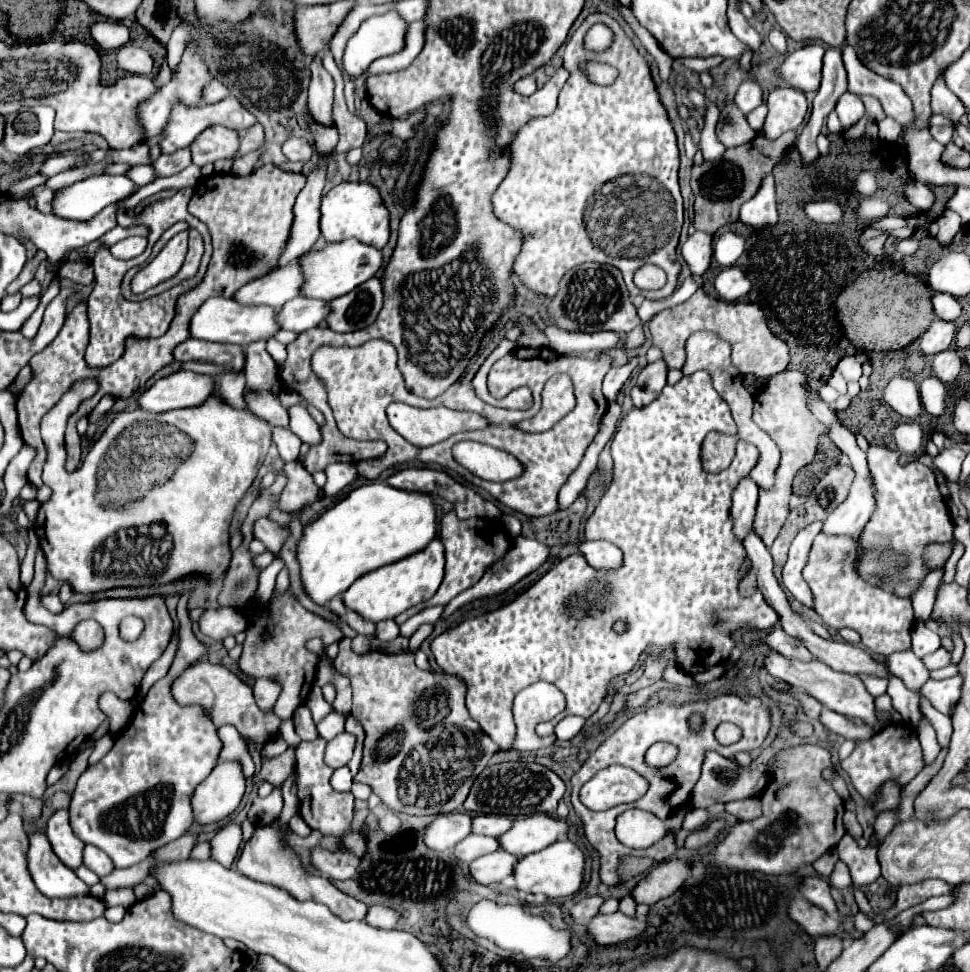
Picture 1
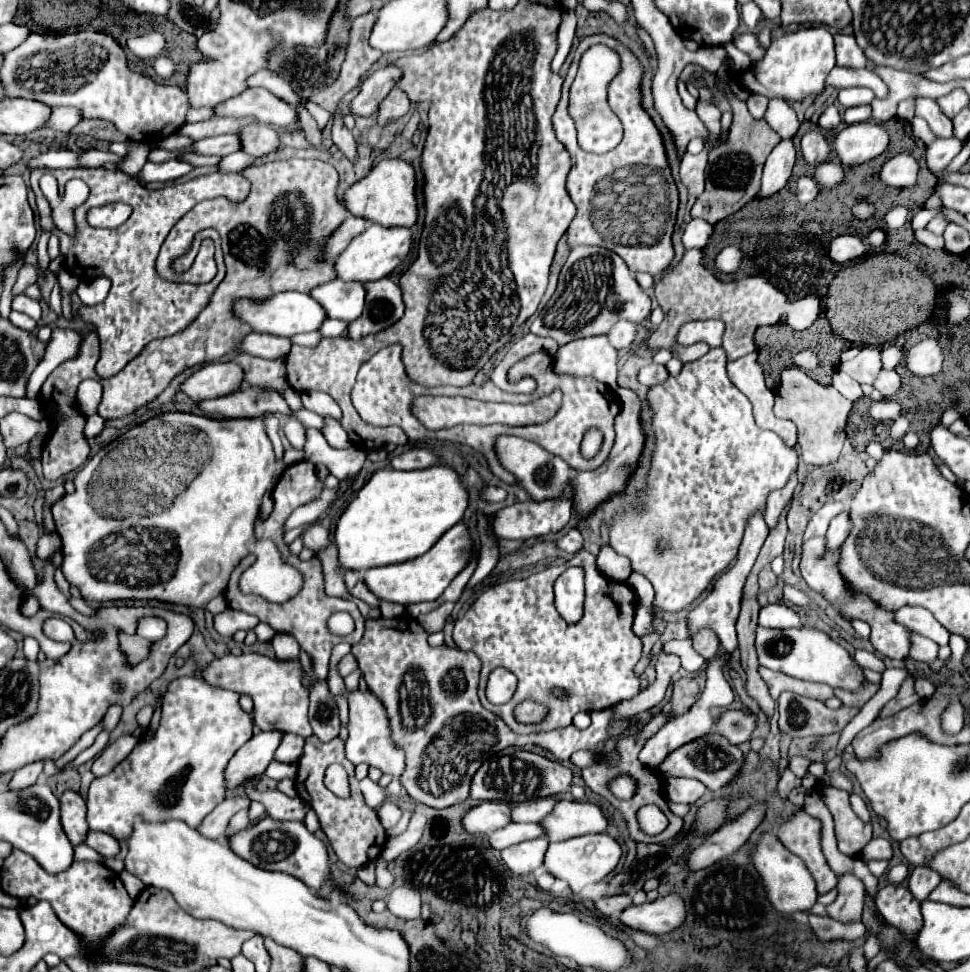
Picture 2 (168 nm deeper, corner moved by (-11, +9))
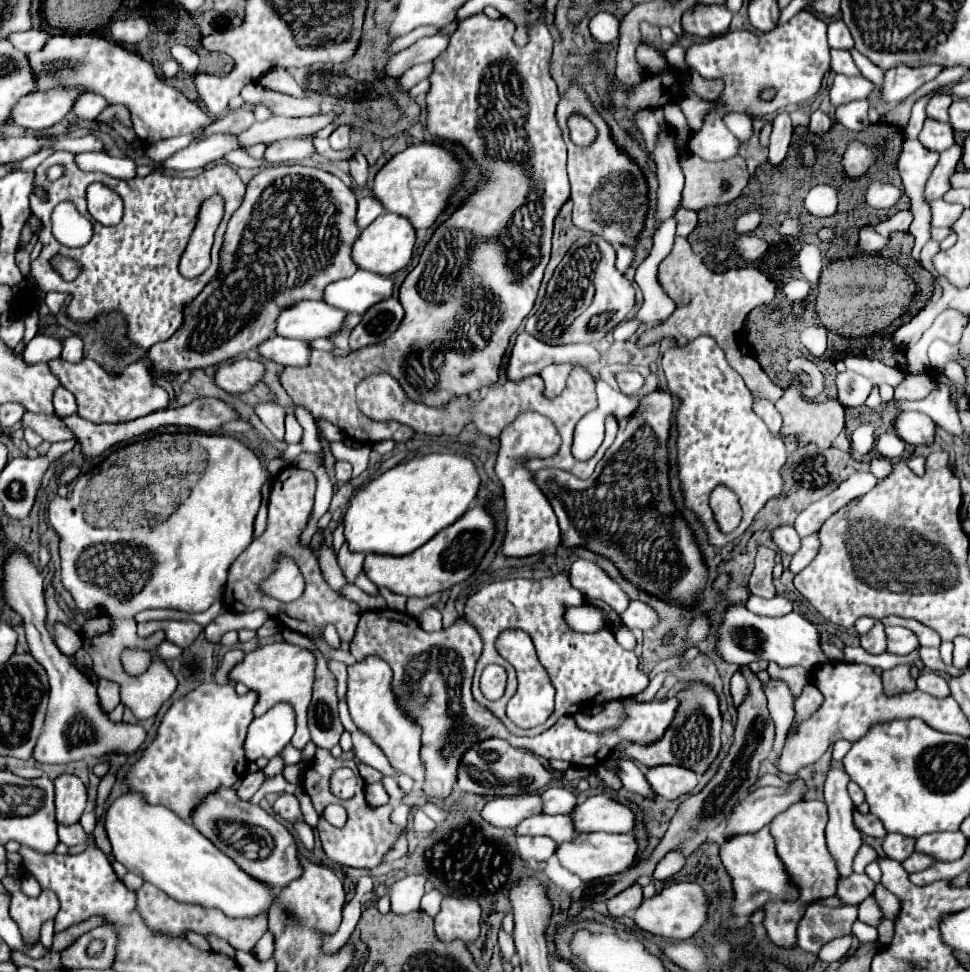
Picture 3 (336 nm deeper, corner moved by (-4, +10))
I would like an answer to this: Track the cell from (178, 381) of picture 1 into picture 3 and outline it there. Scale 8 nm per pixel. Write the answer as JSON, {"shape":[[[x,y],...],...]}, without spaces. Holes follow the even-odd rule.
{"shape":[[[241,358],[231,364],[221,364],[215,370],[213,382],[229,394],[243,394],[243,392],[251,390],[257,382],[261,382],[263,372],[265,372],[265,368],[261,362]]]}

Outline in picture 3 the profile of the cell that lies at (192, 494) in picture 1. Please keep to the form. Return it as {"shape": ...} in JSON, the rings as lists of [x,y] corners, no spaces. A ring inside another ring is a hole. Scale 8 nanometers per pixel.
{"shape":[[[185,432],[171,434],[171,442],[167,442],[167,434],[155,434],[153,438],[145,438],[111,452],[93,470],[79,474],[71,496],[53,496],[47,514],[53,530],[61,538],[59,552],[63,586],[71,592],[77,608],[103,608],[109,616],[117,618],[109,634],[85,640],[83,648],[93,658],[95,678],[119,684],[121,702],[137,720],[155,716],[161,704],[175,692],[177,680],[161,660],[155,660],[147,672],[137,678],[123,672],[119,664],[123,648],[151,650],[165,640],[163,632],[159,638],[139,638],[131,616],[147,608],[205,612],[213,602],[217,602],[223,594],[229,566],[253,540],[253,520],[261,506],[261,488],[271,478],[273,474],[263,466],[261,458],[233,436]],[[139,582],[145,584],[137,592]]]}

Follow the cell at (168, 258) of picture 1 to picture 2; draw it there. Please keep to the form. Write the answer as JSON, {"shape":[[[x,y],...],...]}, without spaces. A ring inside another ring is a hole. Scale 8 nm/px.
{"shape":[[[102,167],[51,170],[50,173],[58,181],[61,195],[64,193],[65,184],[72,177],[84,179],[90,188],[88,199],[75,209],[77,234],[70,237],[62,233],[52,223],[50,203],[38,186],[40,177],[46,172],[49,170],[36,169],[36,171],[32,171],[30,185],[32,185],[36,203],[38,203],[42,231],[55,234],[59,239],[60,255],[64,257],[64,269],[82,281],[106,277],[112,283],[108,297],[102,303],[92,305],[92,307],[82,305],[76,313],[78,319],[82,319],[86,325],[92,325],[98,333],[100,361],[96,365],[96,373],[100,377],[112,377],[118,371],[122,371],[122,367],[126,367],[126,363],[130,363],[130,359],[134,359],[150,341],[164,339],[164,337],[170,337],[170,335],[186,329],[192,323],[192,319],[196,319],[196,315],[206,307],[206,303],[210,301],[210,295],[216,291],[216,287],[220,285],[220,281],[226,275],[222,249],[220,249],[220,237],[218,237],[216,229],[207,228],[197,233],[194,243],[192,243],[192,249],[174,261],[176,271],[188,269],[194,263],[194,257],[196,257],[200,243],[202,243],[199,235],[206,235],[206,237],[214,239],[216,251],[218,251],[218,275],[214,277],[214,283],[206,283],[206,285],[174,283],[174,281],[166,281],[158,275],[156,257],[162,247],[162,239],[184,217],[186,211],[190,211],[196,203],[200,203],[204,199],[226,197],[232,203],[240,203],[242,199],[246,199],[246,193],[250,193],[250,181],[242,173],[212,173],[212,175],[196,177],[188,183],[168,185],[162,189],[148,191],[142,183],[138,183],[134,177],[130,177],[122,171],[106,171]],[[112,201],[124,201],[124,203],[132,205],[130,219],[116,229],[89,226],[86,221],[88,210],[92,207],[112,203]]]}

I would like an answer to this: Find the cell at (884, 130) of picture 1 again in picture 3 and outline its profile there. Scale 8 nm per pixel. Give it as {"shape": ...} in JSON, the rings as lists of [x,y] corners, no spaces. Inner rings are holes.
{"shape":[[[937,64],[919,66],[919,68],[907,68],[897,66],[885,72],[885,84],[883,84],[883,98],[887,102],[901,102],[908,98],[925,82],[933,80],[943,68]]]}

